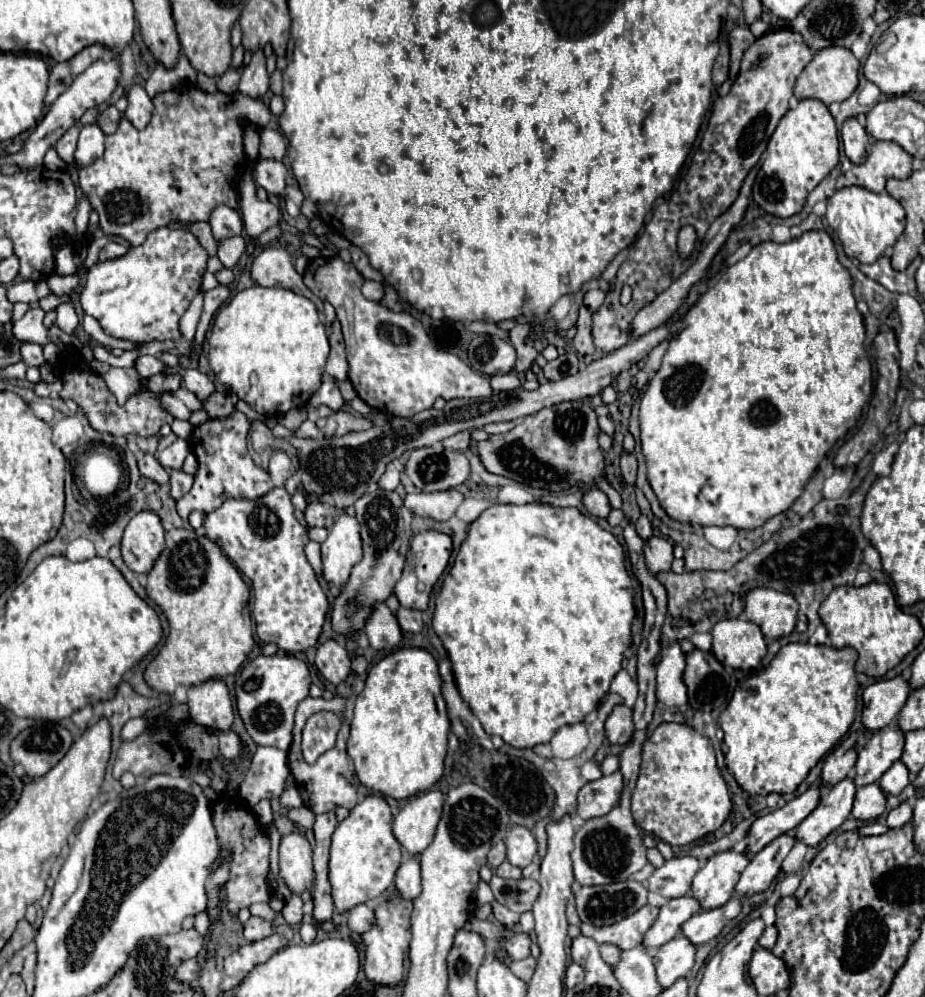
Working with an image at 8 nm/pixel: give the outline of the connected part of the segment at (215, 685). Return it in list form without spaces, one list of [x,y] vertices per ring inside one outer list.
[[[207,680],[199,686],[191,686],[187,706],[195,724],[211,730],[229,730],[233,724],[233,706],[223,680]]]

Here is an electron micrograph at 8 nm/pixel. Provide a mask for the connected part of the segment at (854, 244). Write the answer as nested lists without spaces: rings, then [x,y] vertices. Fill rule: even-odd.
[[[849,186],[837,190],[827,200],[829,226],[837,232],[839,242],[849,258],[857,258],[861,264],[873,264],[887,246],[893,246],[905,228],[905,210],[889,194],[875,194],[861,186]]]

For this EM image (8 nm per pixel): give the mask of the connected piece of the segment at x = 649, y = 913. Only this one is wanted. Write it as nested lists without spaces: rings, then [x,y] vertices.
[[[647,904],[641,910],[637,910],[635,914],[631,914],[629,918],[623,918],[621,922],[617,922],[613,926],[603,926],[603,928],[585,926],[585,924],[579,922],[579,918],[577,918],[577,922],[571,922],[571,924],[581,926],[581,932],[585,936],[593,938],[599,944],[611,942],[611,944],[617,944],[623,950],[629,950],[629,948],[643,944],[645,932],[655,924],[657,914],[659,914],[659,908]]]

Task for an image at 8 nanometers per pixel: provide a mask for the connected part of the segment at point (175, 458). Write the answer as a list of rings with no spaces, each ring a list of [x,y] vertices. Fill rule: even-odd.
[[[173,432],[163,436],[157,448],[157,460],[165,470],[181,470],[183,460],[187,456],[187,442],[177,438]]]

